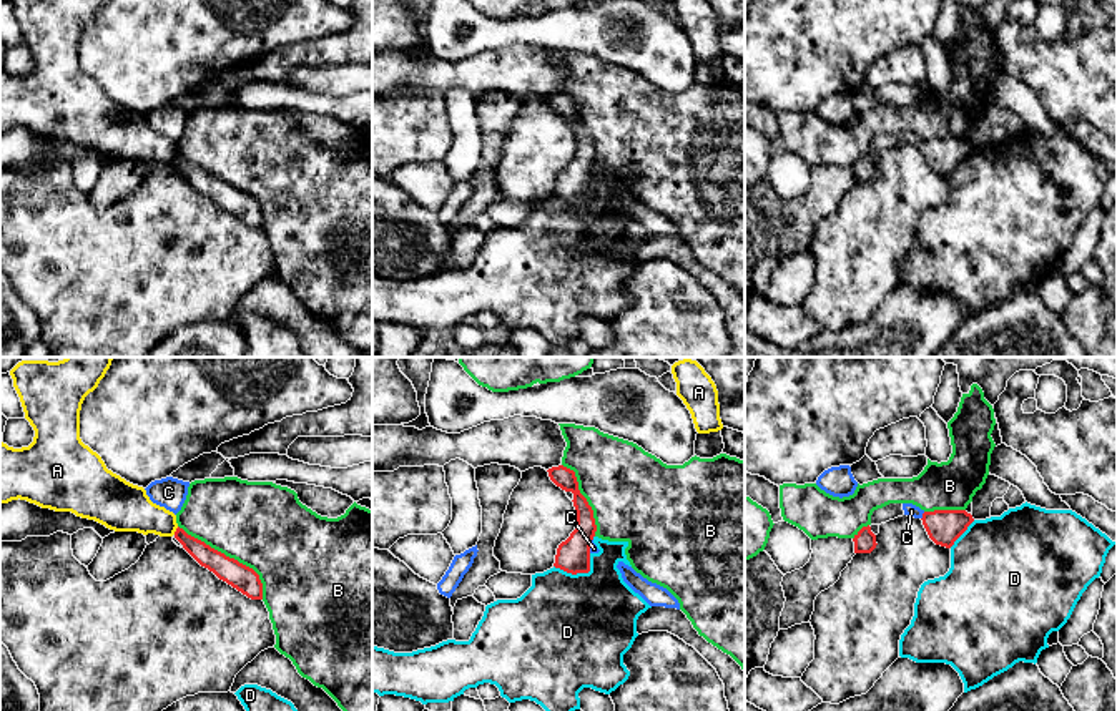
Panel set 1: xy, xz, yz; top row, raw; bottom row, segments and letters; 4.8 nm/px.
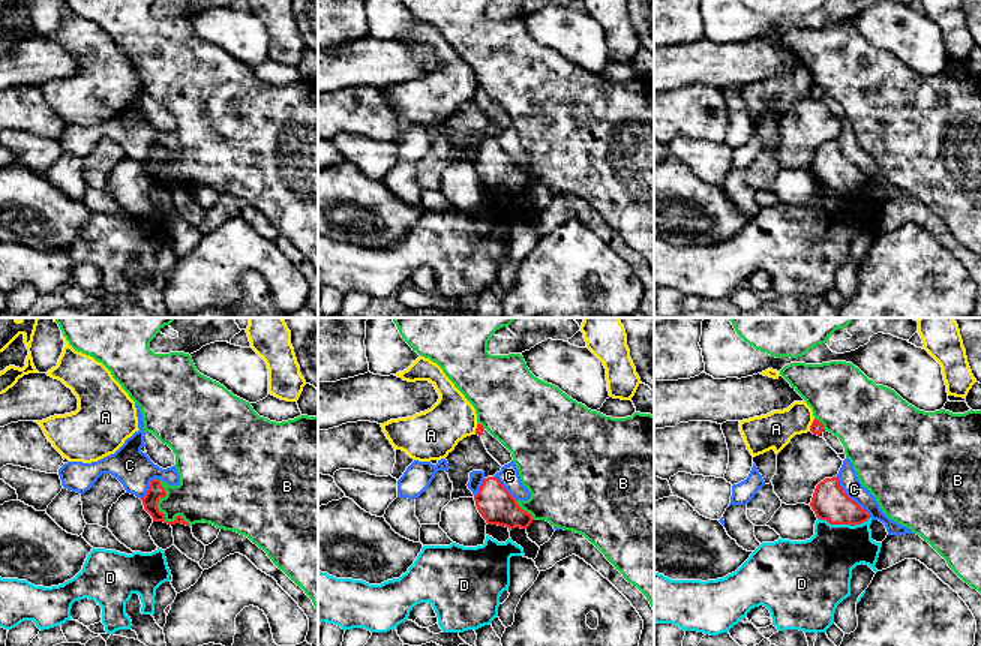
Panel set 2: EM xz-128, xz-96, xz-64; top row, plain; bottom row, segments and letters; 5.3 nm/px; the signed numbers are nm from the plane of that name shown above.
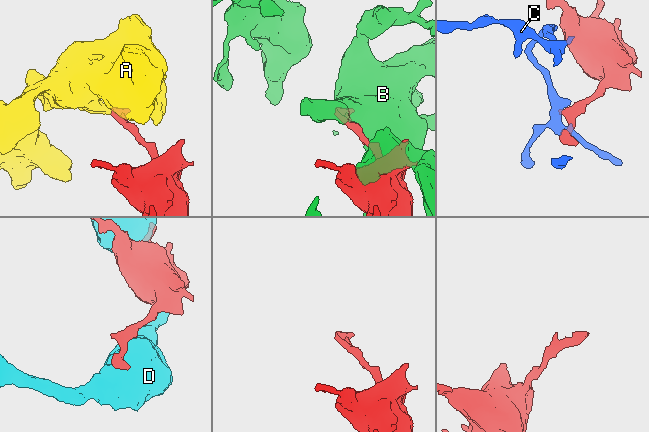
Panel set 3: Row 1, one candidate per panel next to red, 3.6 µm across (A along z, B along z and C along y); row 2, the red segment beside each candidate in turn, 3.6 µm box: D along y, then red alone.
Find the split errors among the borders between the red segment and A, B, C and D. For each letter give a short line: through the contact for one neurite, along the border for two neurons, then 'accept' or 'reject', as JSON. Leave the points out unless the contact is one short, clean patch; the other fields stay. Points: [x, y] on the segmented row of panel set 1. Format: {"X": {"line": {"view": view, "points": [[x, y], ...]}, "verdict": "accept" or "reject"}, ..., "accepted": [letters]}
{"A": {"line": {"view": "xy", "points": [[178, 527], [173, 534]]}, "verdict": "reject"}, "B": {"verdict": "reject"}, "C": {"line": {"view": "yz", "points": [[925, 512], [921, 519]]}, "verdict": "reject"}, "D": {"verdict": "reject"}, "accepted": []}

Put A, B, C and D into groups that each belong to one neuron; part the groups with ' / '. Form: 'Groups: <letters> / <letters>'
Groups: A / B / C / D

